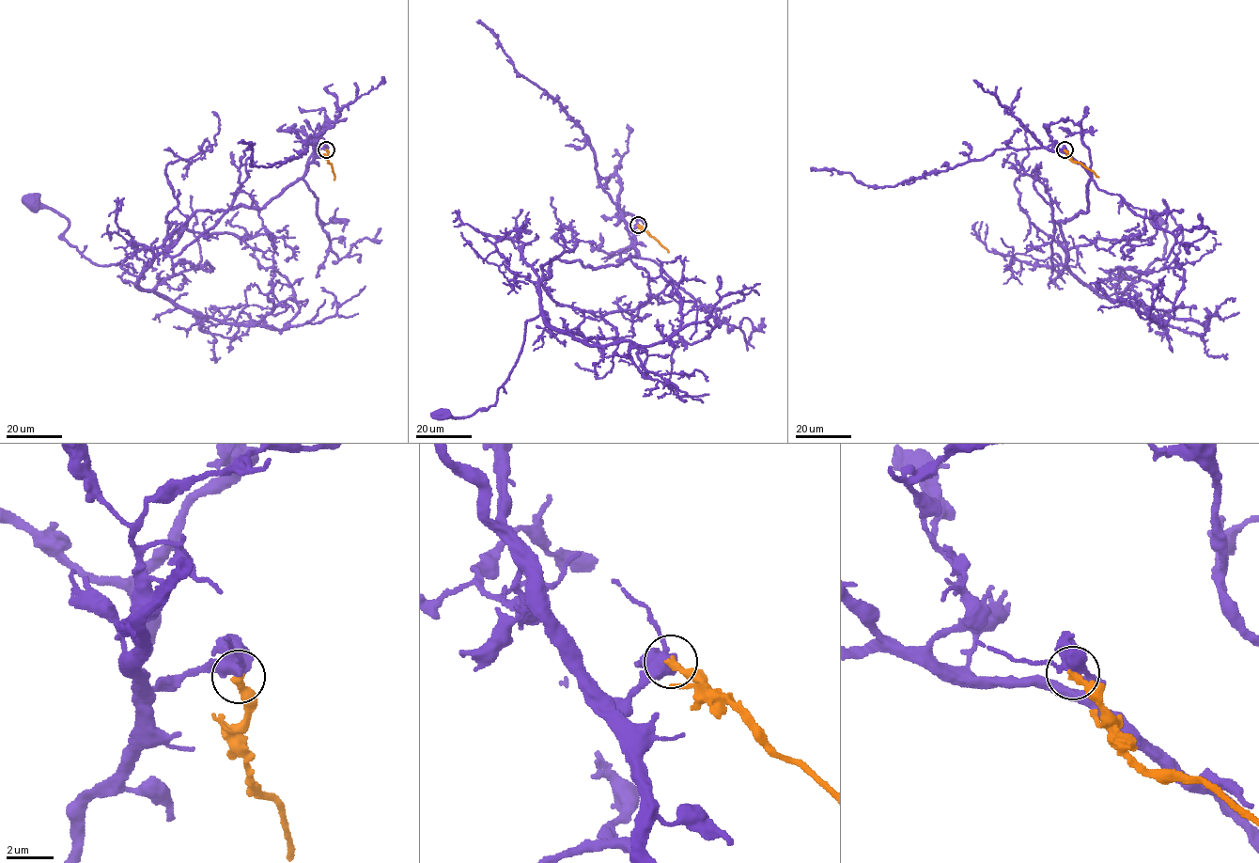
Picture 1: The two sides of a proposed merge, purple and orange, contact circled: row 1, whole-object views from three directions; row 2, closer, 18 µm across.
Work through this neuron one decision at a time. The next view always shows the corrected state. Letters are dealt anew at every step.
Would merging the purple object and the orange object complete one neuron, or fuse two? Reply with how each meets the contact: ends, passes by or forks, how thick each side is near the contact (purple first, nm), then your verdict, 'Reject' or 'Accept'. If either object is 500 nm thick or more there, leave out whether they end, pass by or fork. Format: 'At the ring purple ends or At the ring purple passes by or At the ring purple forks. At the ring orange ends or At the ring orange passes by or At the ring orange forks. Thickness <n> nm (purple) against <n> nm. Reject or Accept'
At the ring purple forks. At the ring orange ends. Thickness 440 nm (purple) against 320 nm. Reject

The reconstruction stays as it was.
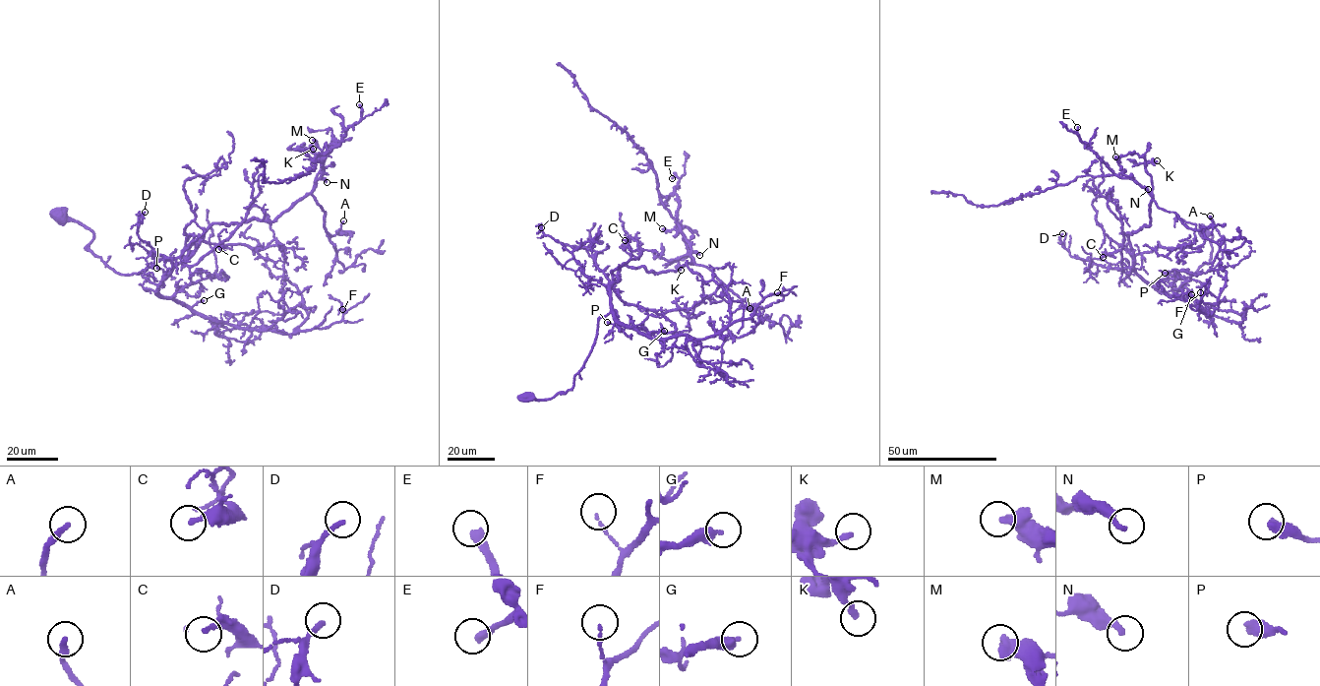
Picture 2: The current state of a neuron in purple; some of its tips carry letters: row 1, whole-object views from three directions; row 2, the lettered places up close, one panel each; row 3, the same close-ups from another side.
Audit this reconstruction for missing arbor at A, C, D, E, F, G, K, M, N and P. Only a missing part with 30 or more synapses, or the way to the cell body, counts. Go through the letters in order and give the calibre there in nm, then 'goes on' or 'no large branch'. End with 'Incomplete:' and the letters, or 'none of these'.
A: calibre 260 nm; goes on
C: calibre 240 nm; no large branch
D: calibre 200 nm; goes on
E: calibre 340 nm; goes on
F: calibre 110 nm; no large branch
G: calibre 400 nm; no large branch
K: calibre 200 nm; no large branch
M: calibre 400 nm; no large branch
N: calibre 260 nm; no large branch
P: calibre 460 nm; no large branch
Incomplete: A, D, E

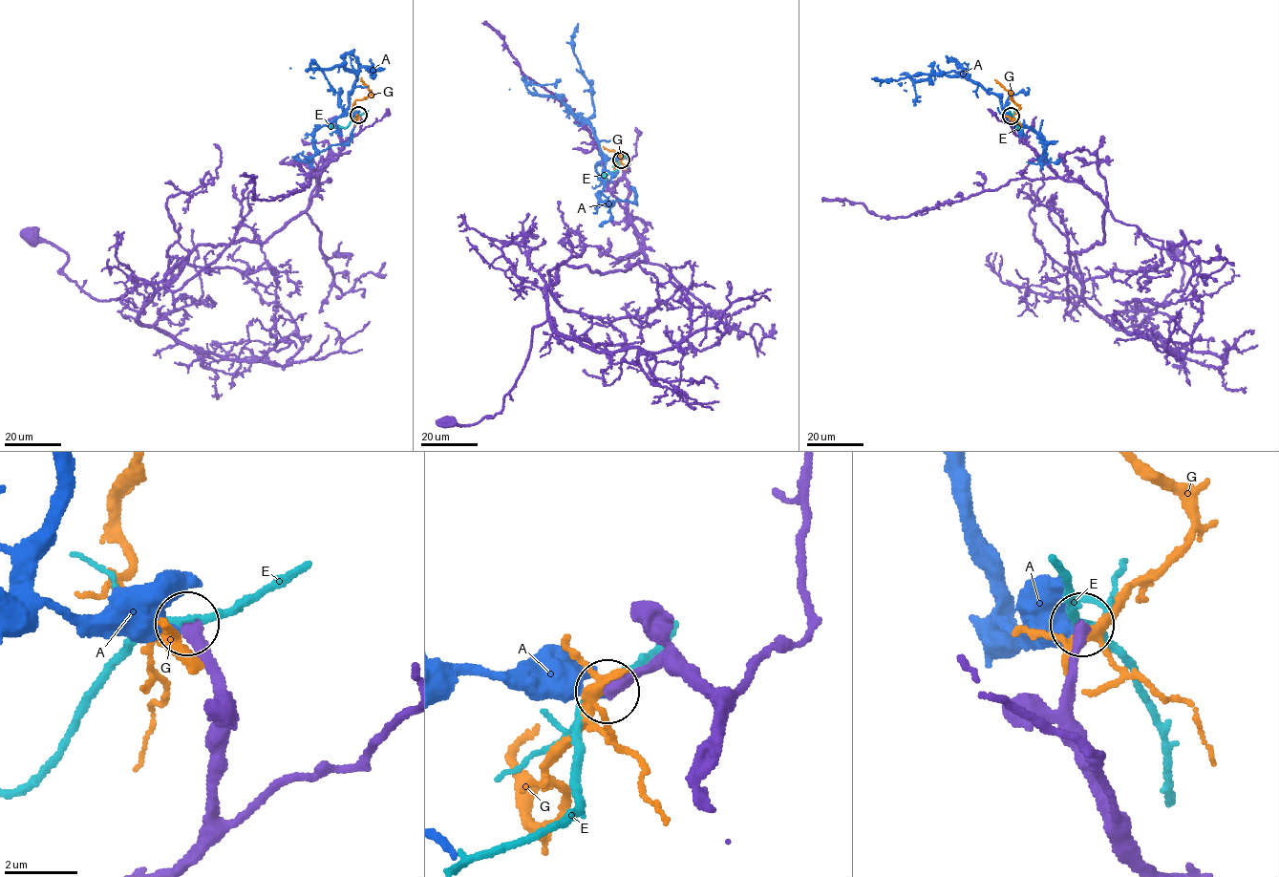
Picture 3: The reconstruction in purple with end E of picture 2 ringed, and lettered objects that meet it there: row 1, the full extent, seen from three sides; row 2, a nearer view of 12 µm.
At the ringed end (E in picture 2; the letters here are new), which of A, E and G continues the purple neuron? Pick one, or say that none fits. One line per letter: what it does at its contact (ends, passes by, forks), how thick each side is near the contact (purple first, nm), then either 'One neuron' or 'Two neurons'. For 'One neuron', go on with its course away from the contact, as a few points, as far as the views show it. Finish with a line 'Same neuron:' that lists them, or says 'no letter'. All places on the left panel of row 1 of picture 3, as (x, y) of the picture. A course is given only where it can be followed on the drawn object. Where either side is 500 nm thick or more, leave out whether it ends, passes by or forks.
A: It ends there. Thickness 360 nm (purple) against 240 nm. Two neurons
E: It passes by. Thickness 360 nm (purple) against 200 nm. Two neurons
G: It passes by. Thickness 420 nm (purple) against 300 nm. Two neurons
Same neuron: no letter

